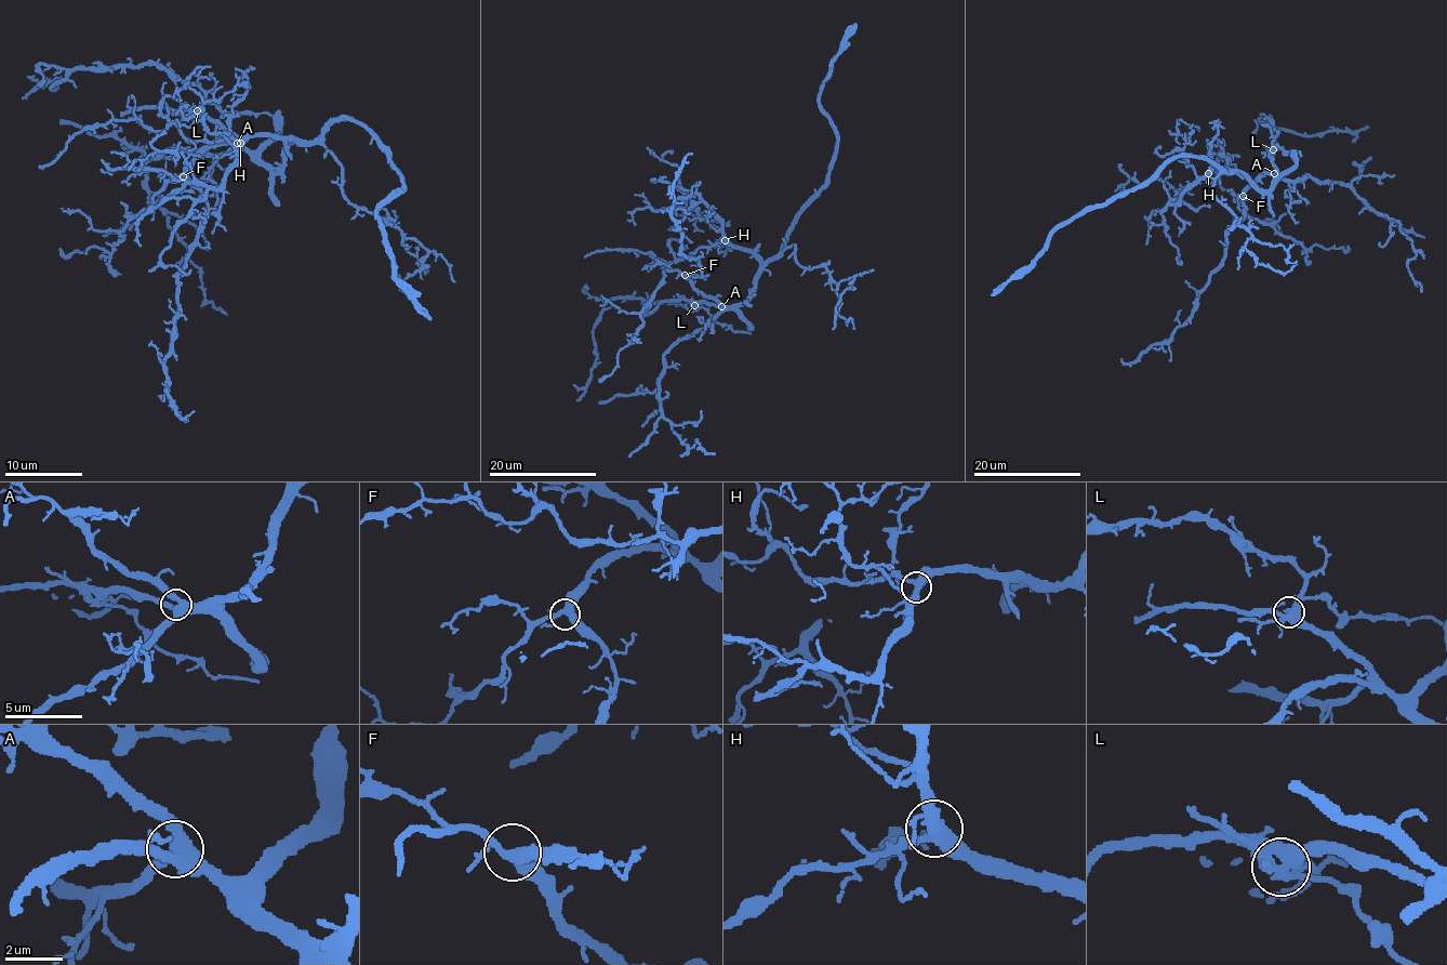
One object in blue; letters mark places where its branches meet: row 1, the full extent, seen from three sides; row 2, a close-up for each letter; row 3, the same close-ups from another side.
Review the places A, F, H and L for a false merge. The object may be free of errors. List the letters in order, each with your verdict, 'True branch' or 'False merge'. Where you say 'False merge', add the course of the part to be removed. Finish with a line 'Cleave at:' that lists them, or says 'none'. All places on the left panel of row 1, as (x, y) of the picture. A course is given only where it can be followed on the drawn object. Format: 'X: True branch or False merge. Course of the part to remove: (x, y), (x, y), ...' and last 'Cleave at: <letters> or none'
A: True branch
F: True branch
H: True branch
L: False merge. Course of the part to remove: (196, 110), (212, 103), (225, 113), (269, 113), (277, 118)
Cleave at: L

